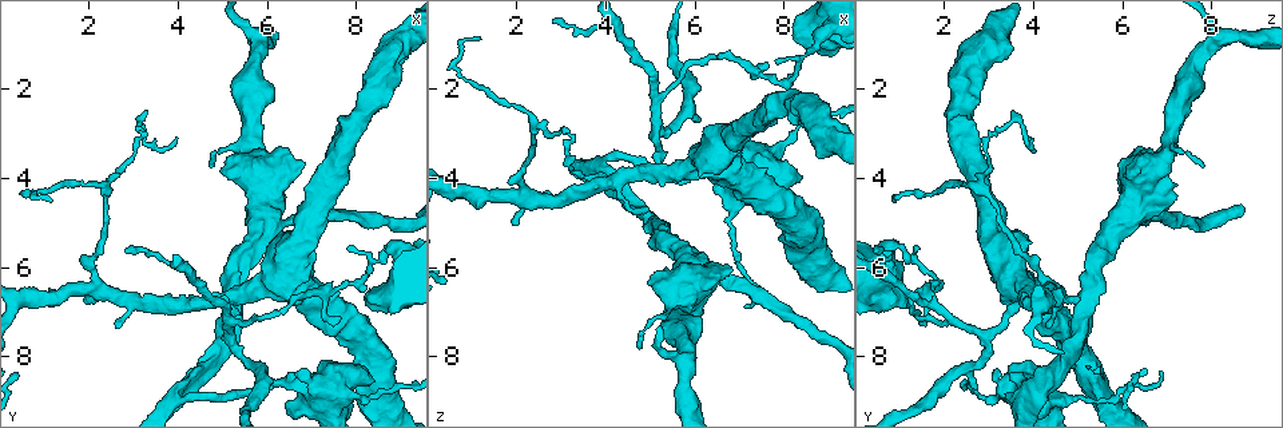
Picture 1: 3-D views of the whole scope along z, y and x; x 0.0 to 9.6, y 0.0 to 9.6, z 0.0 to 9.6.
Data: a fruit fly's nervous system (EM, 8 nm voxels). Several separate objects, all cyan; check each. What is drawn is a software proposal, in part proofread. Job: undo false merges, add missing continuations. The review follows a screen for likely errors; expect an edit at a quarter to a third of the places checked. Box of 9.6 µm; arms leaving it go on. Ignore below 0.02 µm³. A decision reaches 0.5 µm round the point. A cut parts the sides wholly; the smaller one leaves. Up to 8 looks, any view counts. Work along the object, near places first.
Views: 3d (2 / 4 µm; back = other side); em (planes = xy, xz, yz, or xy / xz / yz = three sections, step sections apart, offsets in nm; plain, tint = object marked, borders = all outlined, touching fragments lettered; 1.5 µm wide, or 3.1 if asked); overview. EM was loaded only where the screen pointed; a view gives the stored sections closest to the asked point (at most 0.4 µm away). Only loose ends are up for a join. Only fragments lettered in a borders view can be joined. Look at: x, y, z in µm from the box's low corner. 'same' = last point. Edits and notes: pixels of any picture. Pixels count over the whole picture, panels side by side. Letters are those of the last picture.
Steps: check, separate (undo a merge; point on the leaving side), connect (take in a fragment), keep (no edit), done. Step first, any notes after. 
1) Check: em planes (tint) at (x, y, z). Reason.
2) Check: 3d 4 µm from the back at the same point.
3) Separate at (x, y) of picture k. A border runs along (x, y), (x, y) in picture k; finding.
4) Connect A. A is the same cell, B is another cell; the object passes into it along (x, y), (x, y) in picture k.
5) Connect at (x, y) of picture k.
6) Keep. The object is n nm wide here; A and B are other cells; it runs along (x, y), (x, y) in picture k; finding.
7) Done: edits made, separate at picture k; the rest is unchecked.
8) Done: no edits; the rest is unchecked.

Check: em planes (tint) at (8.90, 5.50, 0.65). Sudden change in width.

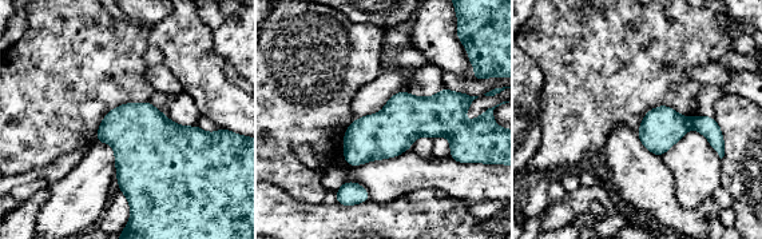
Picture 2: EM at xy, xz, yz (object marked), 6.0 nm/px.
Check: em planes (borders) at the same point.

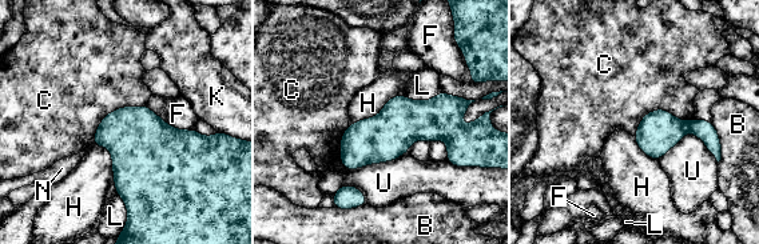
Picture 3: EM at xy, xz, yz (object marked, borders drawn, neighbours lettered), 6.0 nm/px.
Separate at (659, 131) of picture 3. B, C, F, H, K, L, N and U are other cells; the part that leaves runs along (460, 135), (396, 128), (344, 158) in picture 3; a second neuron is stuck on.

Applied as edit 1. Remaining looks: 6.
Check: 3d 4 µm from the back at (4.00, 9.00, 3.60).

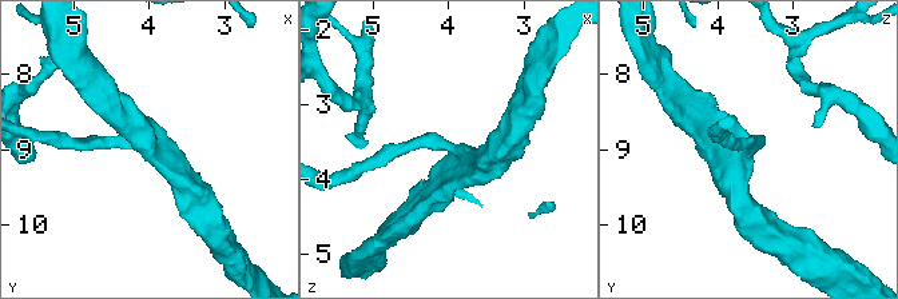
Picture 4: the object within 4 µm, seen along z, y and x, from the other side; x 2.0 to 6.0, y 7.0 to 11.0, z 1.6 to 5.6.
Check: em yz step 4 (borders) at (4.05, 8.95, 3.55). 3 arms meet here; the arms are 180, 220, 300 nm wide; now the EM.

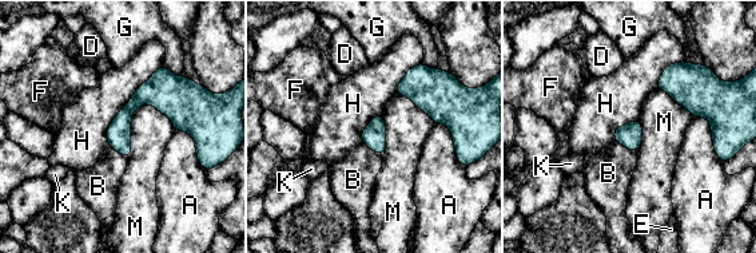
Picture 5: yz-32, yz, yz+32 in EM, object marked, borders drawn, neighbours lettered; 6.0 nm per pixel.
Keep. The longest contact is with H, 600 nm; A, B, D, E, F, G, H, K and M are other cells; a border runs along (160, 64), (112, 121), (108, 146) in picture 5; all the same neuron.

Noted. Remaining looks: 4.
Check: 3d 2 µm at (7.10, 8.35, 6.90). Thin end.

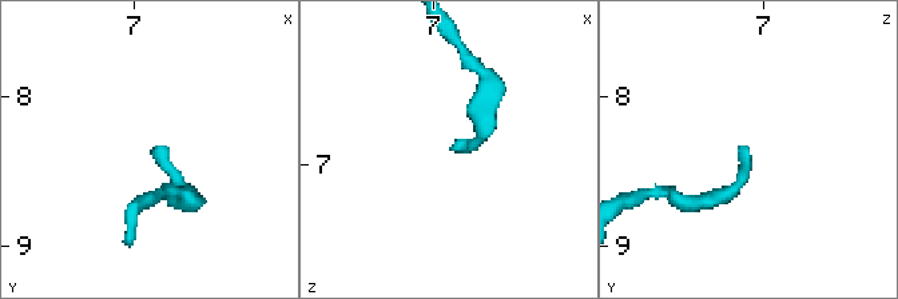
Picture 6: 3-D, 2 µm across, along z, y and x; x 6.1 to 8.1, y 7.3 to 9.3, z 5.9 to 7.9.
Check: em yz step 8 (borders) at (7.12, 8.32, 6.88). Need the tissue.

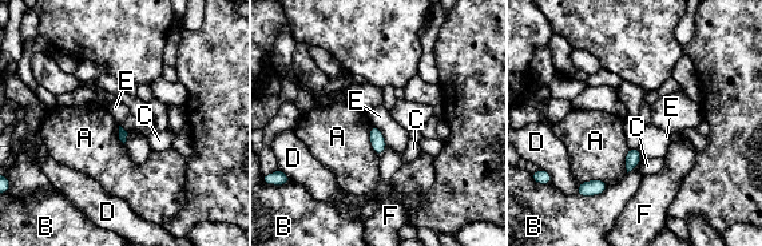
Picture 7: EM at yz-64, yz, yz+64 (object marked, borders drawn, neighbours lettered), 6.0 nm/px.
Check: em planes (borders) at the same point. Another direction.

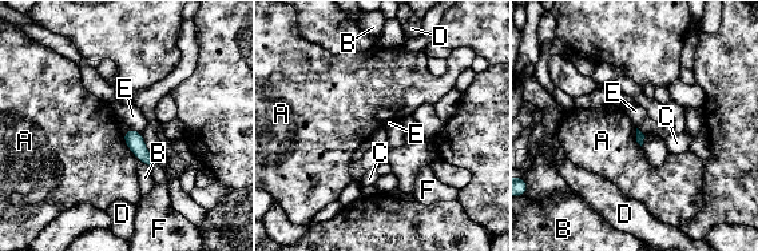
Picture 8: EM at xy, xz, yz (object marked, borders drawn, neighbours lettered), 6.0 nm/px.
Keep. The longest contact is with A, 180 nm; A, B, C, D, E and F are other cells; a border runs along (122, 135), (126, 146), (137, 159) in picture 8; none of them fits.

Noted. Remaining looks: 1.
Done: edits made, separate at picture 3; the rest is unchecked.

